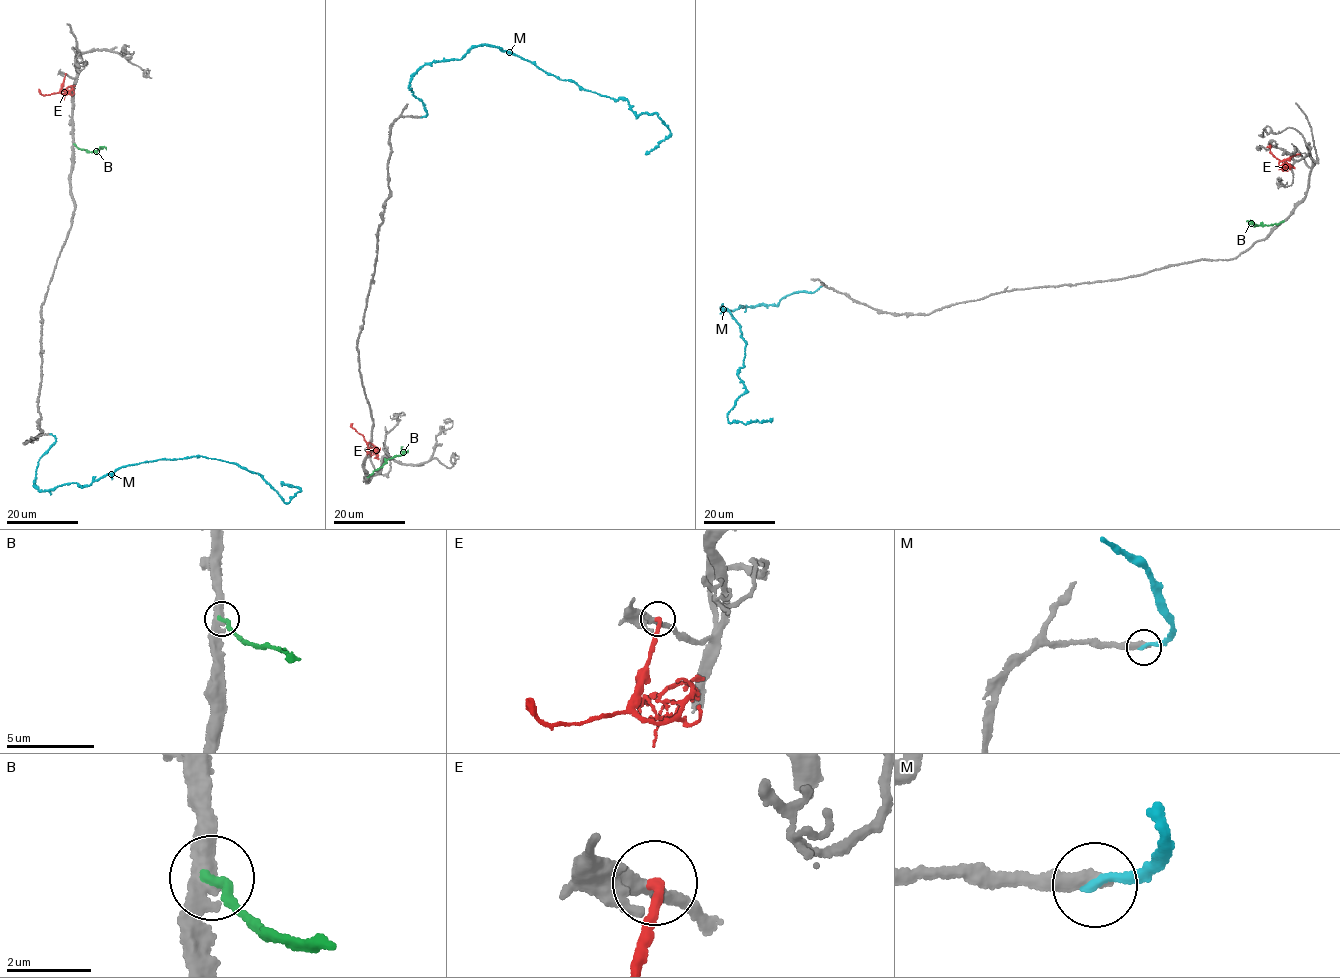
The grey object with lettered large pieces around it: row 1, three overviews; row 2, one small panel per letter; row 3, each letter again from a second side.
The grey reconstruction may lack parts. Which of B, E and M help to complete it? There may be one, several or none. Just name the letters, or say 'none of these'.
none of these

